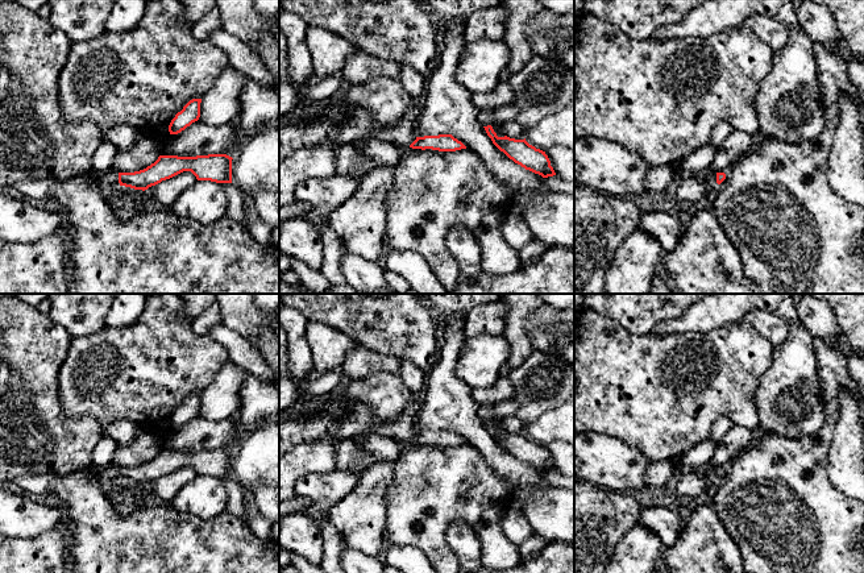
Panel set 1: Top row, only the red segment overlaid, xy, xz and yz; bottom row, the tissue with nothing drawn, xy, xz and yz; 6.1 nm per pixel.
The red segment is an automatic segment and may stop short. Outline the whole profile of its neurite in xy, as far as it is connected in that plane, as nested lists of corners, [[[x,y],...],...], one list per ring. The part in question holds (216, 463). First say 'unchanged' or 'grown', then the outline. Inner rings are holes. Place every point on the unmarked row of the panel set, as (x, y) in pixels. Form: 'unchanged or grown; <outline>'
grown; [[[227,449],[196,452],[159,450],[154,458],[140,466],[117,468],[111,465],[105,469],[94,468],[91,478],[100,482],[104,487],[111,487],[119,481],[145,486],[183,466],[191,466],[198,476],[232,478],[232,454]]]

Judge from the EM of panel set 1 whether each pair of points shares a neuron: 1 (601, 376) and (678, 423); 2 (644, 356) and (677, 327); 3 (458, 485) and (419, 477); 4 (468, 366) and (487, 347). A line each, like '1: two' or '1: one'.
1: one
2: two
3: one
4: one

